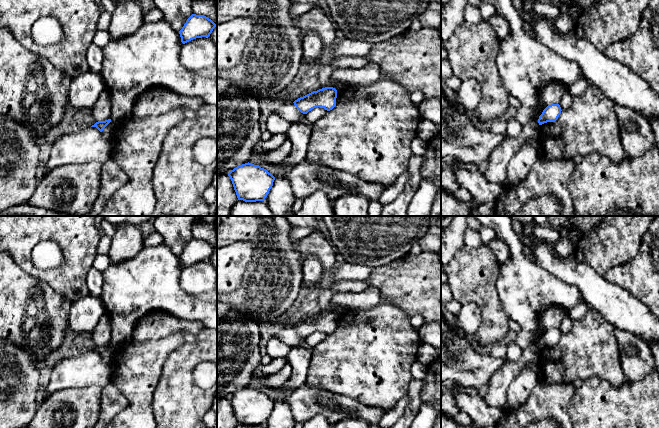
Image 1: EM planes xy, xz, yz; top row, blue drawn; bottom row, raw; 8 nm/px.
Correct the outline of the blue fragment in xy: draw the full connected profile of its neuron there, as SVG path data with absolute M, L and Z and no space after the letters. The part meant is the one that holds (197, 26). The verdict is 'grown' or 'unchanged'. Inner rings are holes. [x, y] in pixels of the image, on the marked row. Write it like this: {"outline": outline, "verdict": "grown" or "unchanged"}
{"outline": "M192 14L179 31L183 44L202 37L209 37L217 26L211 19L204 15Z", "verdict": "unchanged"}

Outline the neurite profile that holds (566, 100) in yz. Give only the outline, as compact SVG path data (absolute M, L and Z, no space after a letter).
M567 88L565 90L565 93L559 103L561 110L565 110L571 106L572 103L572 95L567 91Z

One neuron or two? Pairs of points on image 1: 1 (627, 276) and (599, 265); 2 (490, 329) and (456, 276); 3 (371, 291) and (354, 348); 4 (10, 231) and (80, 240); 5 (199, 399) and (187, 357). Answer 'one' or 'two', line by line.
1: two
2: one
3: two
4: one
5: one

